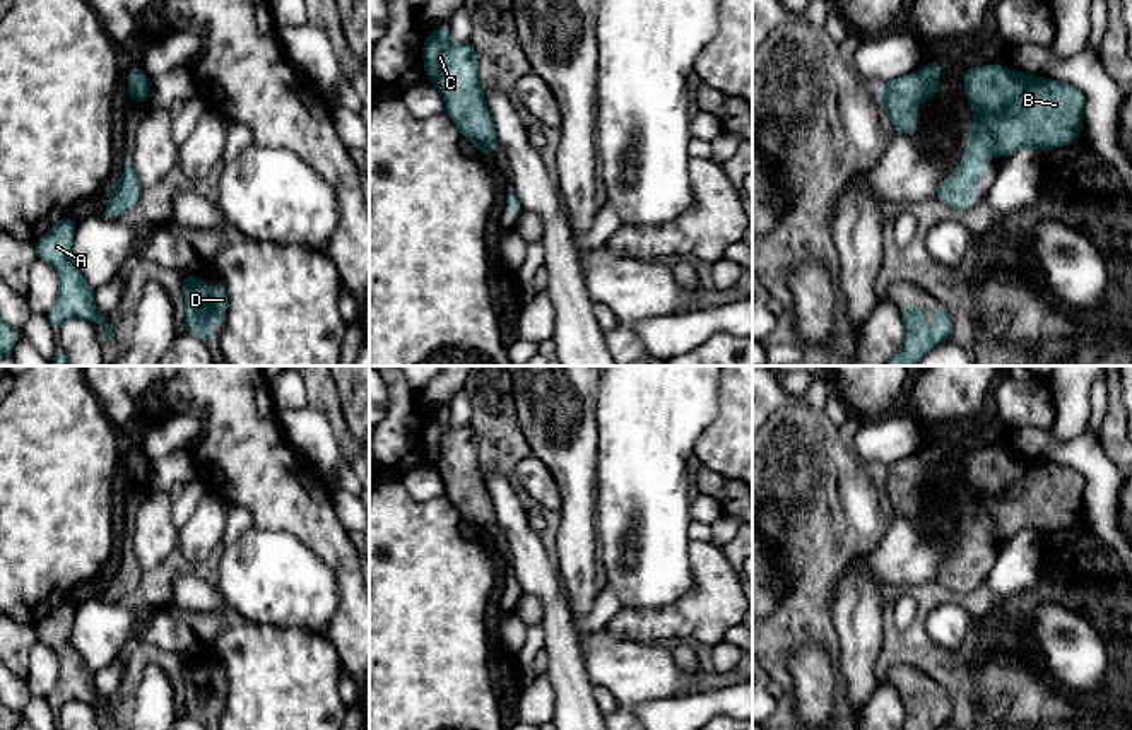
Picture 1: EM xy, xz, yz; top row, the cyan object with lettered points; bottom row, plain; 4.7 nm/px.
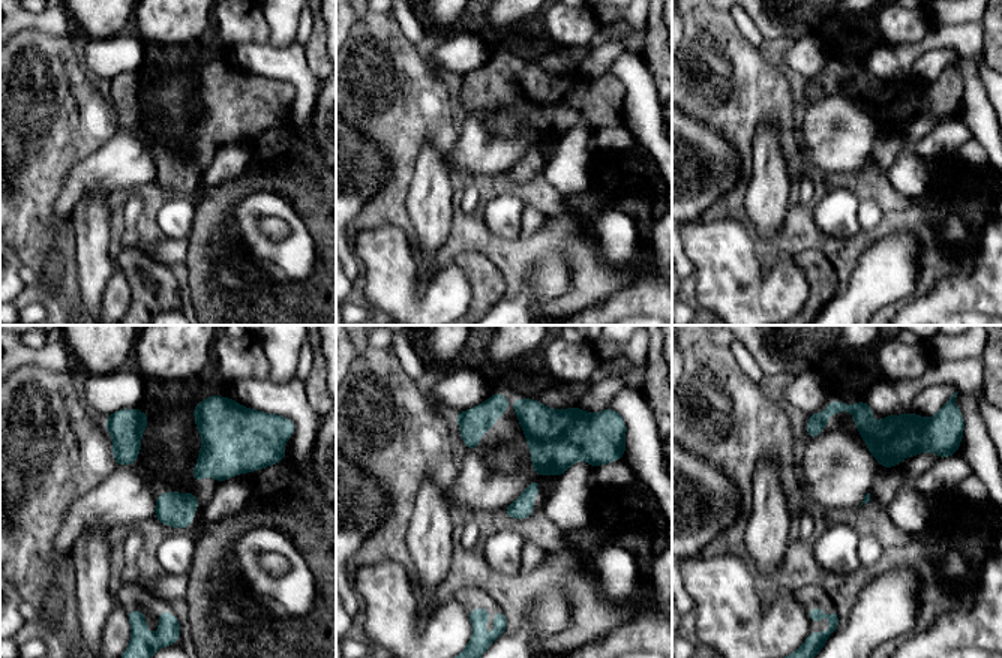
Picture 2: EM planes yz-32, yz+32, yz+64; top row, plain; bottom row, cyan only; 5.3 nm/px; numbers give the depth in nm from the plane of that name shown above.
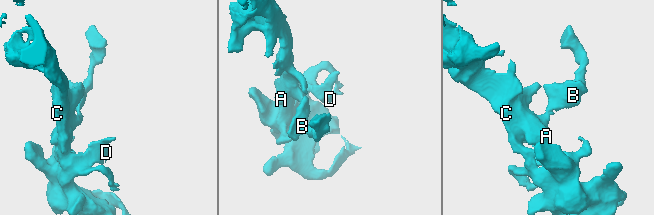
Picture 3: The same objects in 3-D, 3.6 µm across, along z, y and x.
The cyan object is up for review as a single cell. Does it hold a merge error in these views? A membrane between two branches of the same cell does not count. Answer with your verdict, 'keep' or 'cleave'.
keep

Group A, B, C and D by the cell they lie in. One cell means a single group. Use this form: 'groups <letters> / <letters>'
groups A B C D

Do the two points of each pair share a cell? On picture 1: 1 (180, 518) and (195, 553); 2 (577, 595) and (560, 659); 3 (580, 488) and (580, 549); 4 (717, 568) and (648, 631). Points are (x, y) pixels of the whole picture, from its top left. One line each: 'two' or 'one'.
1: two
2: two
3: one
4: one

